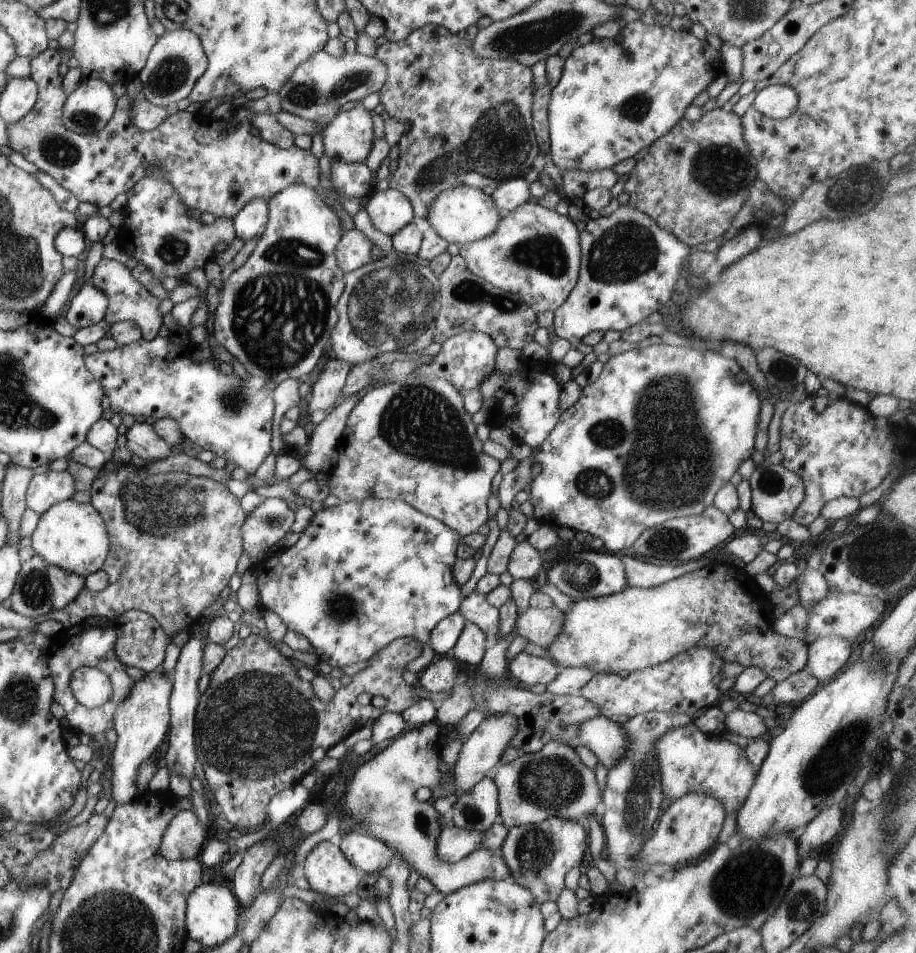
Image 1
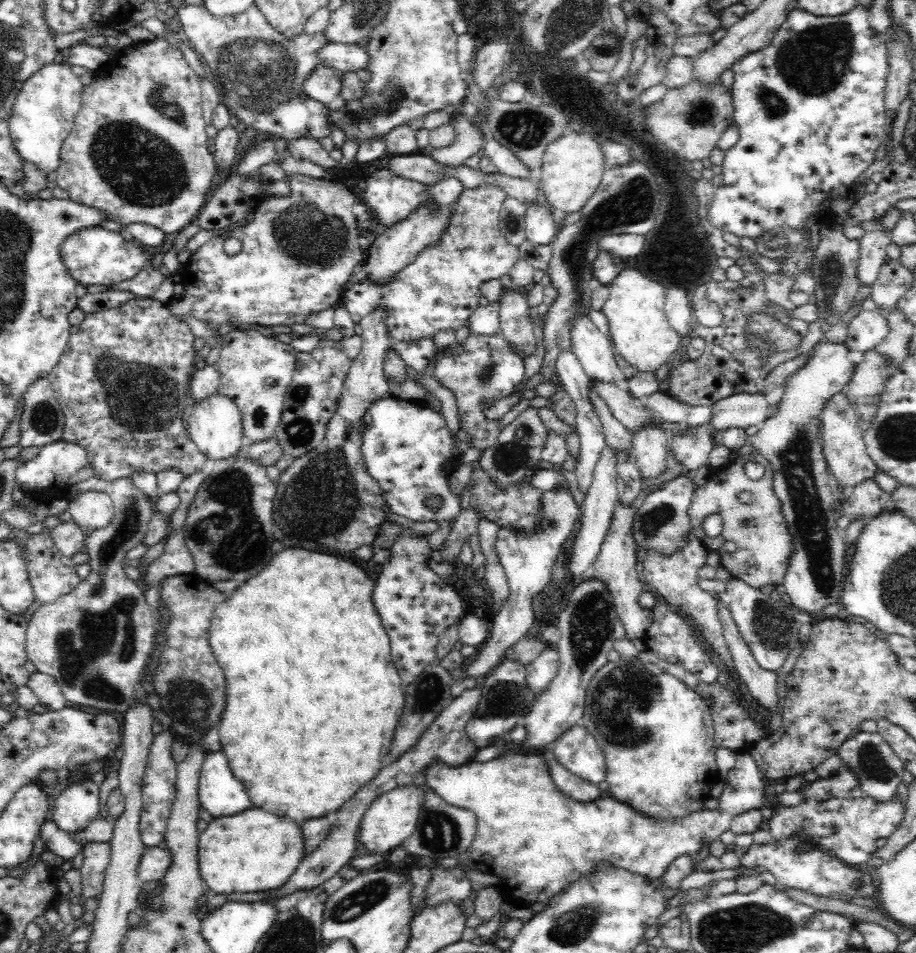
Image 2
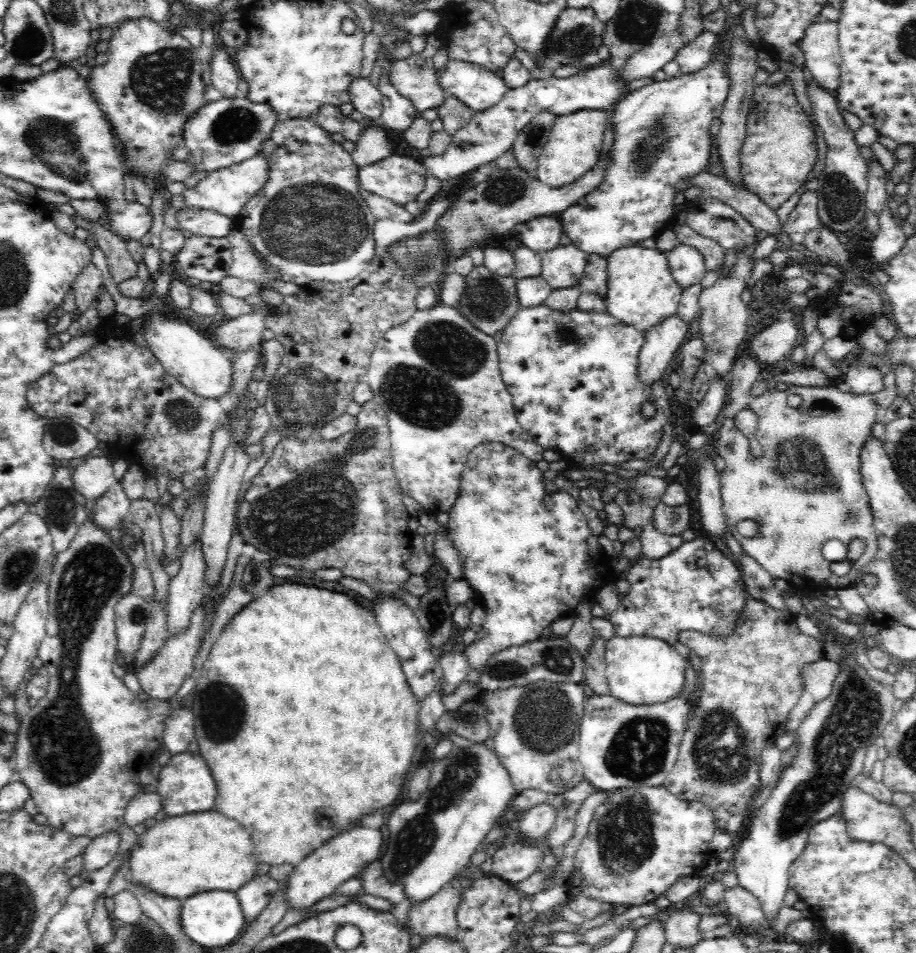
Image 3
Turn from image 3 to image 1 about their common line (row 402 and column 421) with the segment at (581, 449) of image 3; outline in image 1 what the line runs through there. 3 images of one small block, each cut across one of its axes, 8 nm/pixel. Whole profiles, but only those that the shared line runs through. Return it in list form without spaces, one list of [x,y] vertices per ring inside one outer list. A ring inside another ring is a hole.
[[[372,497],[361,501],[340,502],[338,506],[326,507],[315,512],[308,527],[300,533],[299,540],[290,547],[276,550],[260,564],[255,565],[254,581],[259,592],[259,599],[263,609],[275,612],[284,620],[288,629],[299,632],[304,639],[308,639],[314,647],[318,661],[329,664],[332,668],[342,669],[343,666],[356,664],[362,660],[371,659],[388,646],[393,640],[400,637],[412,637],[423,644],[420,656],[411,660],[406,665],[406,671],[418,673],[423,671],[434,658],[434,649],[431,647],[430,637],[432,629],[449,614],[459,610],[461,605],[460,588],[453,575],[453,566],[456,562],[457,548],[461,542],[461,536],[442,521],[426,516],[424,513],[412,508],[402,501],[380,500]]]

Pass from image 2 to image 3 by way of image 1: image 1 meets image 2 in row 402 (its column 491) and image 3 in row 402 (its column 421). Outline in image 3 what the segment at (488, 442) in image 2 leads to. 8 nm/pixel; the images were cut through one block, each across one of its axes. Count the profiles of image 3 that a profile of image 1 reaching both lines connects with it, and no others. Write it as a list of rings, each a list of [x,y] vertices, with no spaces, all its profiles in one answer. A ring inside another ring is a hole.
[[[444,304],[433,306],[427,309],[419,310],[412,315],[410,320],[404,324],[396,325],[387,331],[376,344],[376,350],[371,354],[370,367],[365,380],[372,391],[372,398],[376,404],[379,404],[386,413],[389,420],[390,438],[391,438],[391,457],[393,458],[393,471],[396,479],[400,482],[403,494],[411,496],[422,506],[423,511],[438,514],[439,512],[449,512],[459,497],[459,487],[461,484],[461,471],[467,463],[470,450],[475,446],[487,442],[499,442],[509,447],[515,448],[520,454],[523,454],[531,461],[538,462],[542,460],[542,452],[545,448],[540,446],[532,435],[520,426],[515,415],[512,396],[507,391],[506,385],[502,380],[501,370],[499,369],[499,352],[497,342],[492,336],[481,332],[479,328],[474,328],[461,314],[458,308],[449,307]]]

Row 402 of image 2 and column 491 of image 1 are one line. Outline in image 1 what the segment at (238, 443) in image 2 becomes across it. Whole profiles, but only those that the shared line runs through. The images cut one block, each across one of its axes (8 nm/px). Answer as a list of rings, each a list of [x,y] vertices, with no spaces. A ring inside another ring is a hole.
[[[468,185],[452,187],[437,194],[428,214],[426,219],[430,221],[431,227],[449,243],[455,242],[459,246],[490,236],[502,218],[501,210],[490,195],[484,193],[483,189]]]

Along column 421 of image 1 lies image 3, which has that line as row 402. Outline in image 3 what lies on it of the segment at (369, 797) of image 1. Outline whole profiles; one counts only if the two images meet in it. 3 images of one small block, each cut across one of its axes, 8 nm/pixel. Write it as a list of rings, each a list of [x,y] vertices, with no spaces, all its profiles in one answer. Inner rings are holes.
[[[748,355],[744,358],[737,358],[734,361],[732,369],[732,378],[728,381],[728,394],[726,395],[724,406],[721,410],[721,418],[717,422],[716,426],[716,438],[715,438],[715,453],[718,453],[725,460],[725,468],[720,475],[720,487],[721,487],[721,499],[723,500],[723,513],[725,516],[725,521],[727,524],[728,530],[731,532],[732,536],[738,540],[741,547],[744,550],[744,553],[752,558],[756,559],[756,562],[764,568],[764,570],[770,573],[773,579],[777,580],[782,586],[788,588],[790,591],[797,591],[803,595],[809,595],[811,592],[818,593],[825,588],[846,588],[850,587],[854,582],[860,578],[861,570],[869,562],[872,562],[872,559],[876,556],[877,550],[879,549],[877,543],[877,536],[875,533],[875,528],[873,527],[873,516],[872,511],[870,510],[870,505],[868,502],[868,495],[863,486],[863,481],[861,478],[861,448],[866,444],[867,440],[872,436],[872,424],[881,417],[882,411],[879,405],[876,403],[875,398],[871,395],[861,394],[855,395],[850,392],[840,391],[841,386],[797,386],[797,385],[788,385],[788,388],[784,391],[777,389],[768,389],[763,394],[760,393],[758,396],[750,395],[750,388],[752,384],[756,382],[756,372],[758,372],[758,364],[760,361],[754,360],[752,362],[752,356]],[[790,394],[798,394],[802,397],[802,403],[797,408],[792,408],[788,405],[786,398]],[[743,408],[750,408],[756,412],[758,416],[758,426],[755,431],[756,440],[762,445],[763,456],[755,458],[750,453],[750,445],[748,438],[738,430],[736,425],[734,425],[734,416],[739,410]],[[740,520],[753,520],[758,525],[758,532],[755,537],[748,538],[743,537],[736,528],[738,521]],[[836,538],[836,540],[842,541],[846,545],[846,550],[848,550],[848,545],[855,538],[861,538],[866,543],[866,548],[858,560],[850,561],[851,569],[848,574],[844,576],[836,576],[832,571],[830,571],[830,561],[826,560],[821,553],[822,544],[827,540]]]

